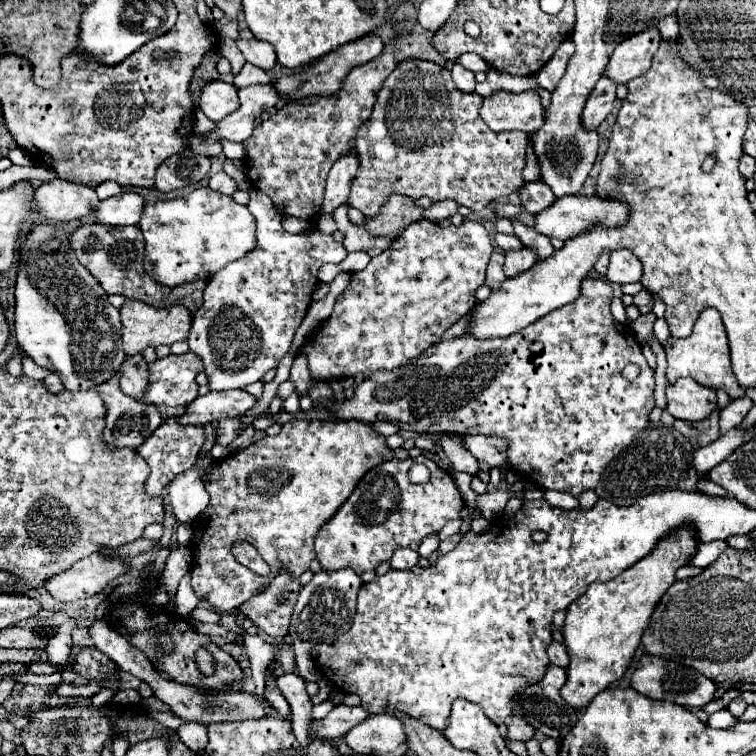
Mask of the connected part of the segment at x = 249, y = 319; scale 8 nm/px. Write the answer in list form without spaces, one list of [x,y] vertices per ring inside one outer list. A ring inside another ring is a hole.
[[[249,189],[249,195],[251,201],[247,207],[257,219],[257,249],[247,253],[247,257],[229,263],[219,273],[215,273],[215,277],[211,277],[205,289],[203,307],[195,311],[193,325],[187,337],[189,349],[195,351],[195,355],[201,357],[205,365],[211,391],[241,389],[249,383],[261,381],[269,369],[275,369],[281,357],[289,351],[293,335],[301,325],[303,317],[307,315],[307,309],[311,305],[311,293],[319,283],[319,269],[325,263],[341,263],[347,257],[343,243],[337,243],[333,235],[321,233],[315,225],[309,225],[299,235],[285,233],[281,227],[281,215],[271,203],[271,199],[259,189]]]

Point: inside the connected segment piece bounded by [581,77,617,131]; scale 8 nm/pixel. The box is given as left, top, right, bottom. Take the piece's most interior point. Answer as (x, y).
(600, 102)

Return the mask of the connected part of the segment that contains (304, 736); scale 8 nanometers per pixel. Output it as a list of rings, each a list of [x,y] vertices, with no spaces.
[[[281,673],[277,677],[277,685],[291,707],[293,733],[295,733],[295,737],[299,737],[299,741],[303,741],[303,745],[307,745],[307,741],[311,741],[309,733],[307,733],[307,725],[311,723],[313,705],[305,691],[305,681],[295,673]]]

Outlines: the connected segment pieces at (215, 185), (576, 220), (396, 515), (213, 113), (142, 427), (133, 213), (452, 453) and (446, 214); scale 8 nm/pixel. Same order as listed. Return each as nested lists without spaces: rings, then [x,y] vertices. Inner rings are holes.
[[[215,173],[211,179],[209,179],[209,187],[217,193],[223,193],[223,195],[233,195],[237,191],[237,183],[227,175],[227,173]]]
[[[565,195],[561,199],[557,199],[551,207],[547,207],[543,213],[535,215],[535,229],[547,237],[555,237],[555,239],[573,239],[579,237],[587,231],[591,231],[593,227],[601,225],[601,227],[621,227],[627,223],[629,217],[629,205],[623,201],[615,201],[615,199],[603,199],[597,195]]]
[[[429,457],[417,459],[391,459],[371,469],[341,505],[341,509],[321,527],[315,537],[315,553],[323,569],[353,569],[357,575],[375,569],[381,561],[391,559],[397,549],[417,549],[421,539],[429,533],[437,533],[449,519],[457,519],[465,501],[453,481]],[[413,461],[421,461],[429,467],[431,479],[423,485],[409,483],[409,467]]]
[[[211,81],[201,91],[199,107],[211,121],[221,121],[223,117],[237,111],[239,107],[237,89],[225,81]]]
[[[115,373],[109,381],[99,385],[99,389],[97,389],[97,393],[101,395],[105,409],[107,409],[107,425],[105,425],[105,431],[103,431],[103,439],[111,447],[137,449],[163,423],[163,417],[161,417],[157,407],[143,405],[143,403],[127,397],[119,387],[119,377],[121,377],[121,373]]]
[[[121,193],[117,197],[109,197],[97,205],[97,223],[101,225],[137,225],[139,217],[143,213],[143,199],[135,193]]]
[[[441,435],[441,447],[447,455],[447,459],[453,463],[455,471],[465,471],[469,475],[477,473],[477,461],[475,457],[471,457],[471,453],[465,449],[463,445],[463,437],[461,435]]]
[[[439,201],[439,203],[433,203],[429,209],[423,211],[423,219],[431,221],[431,223],[441,223],[441,221],[449,219],[451,215],[455,215],[457,209],[459,207],[455,207],[453,201]]]

